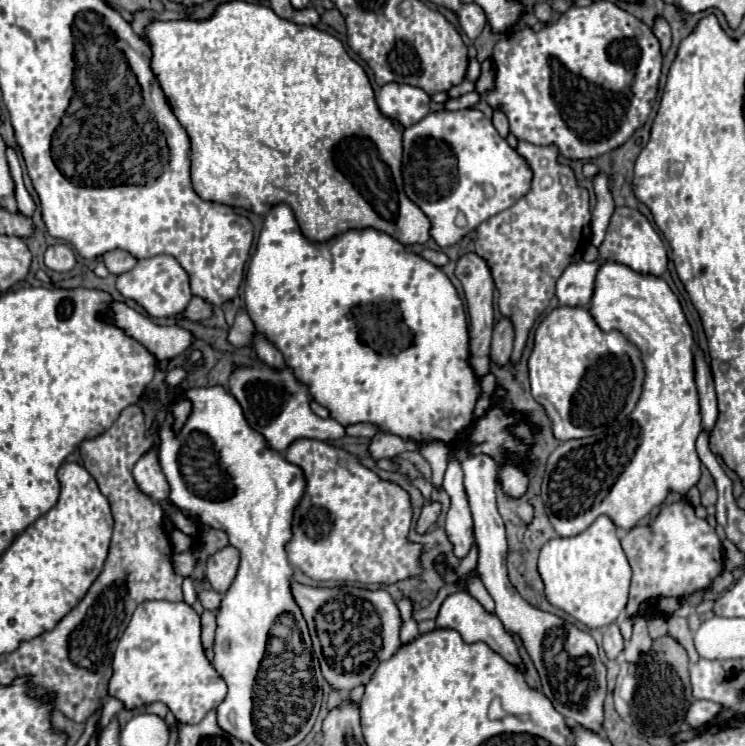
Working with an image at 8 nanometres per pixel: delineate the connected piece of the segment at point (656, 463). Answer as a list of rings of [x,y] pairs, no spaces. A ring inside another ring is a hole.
[[[604,262],[596,274],[588,312],[600,330],[618,330],[640,350],[646,376],[642,396],[620,432],[566,440],[550,454],[542,502],[562,538],[584,532],[600,514],[606,514],[618,528],[630,530],[670,492],[686,494],[700,480],[696,438],[702,426],[694,382],[694,338],[676,294],[662,278],[638,274],[618,262]]]

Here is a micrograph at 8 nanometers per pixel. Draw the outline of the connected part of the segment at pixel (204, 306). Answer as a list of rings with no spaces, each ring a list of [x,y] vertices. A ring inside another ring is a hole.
[[[194,296],[188,304],[188,308],[184,310],[184,316],[188,320],[194,320],[194,322],[200,322],[200,320],[206,320],[206,318],[212,318],[214,314],[214,306],[210,302],[206,302],[204,298],[198,298]]]

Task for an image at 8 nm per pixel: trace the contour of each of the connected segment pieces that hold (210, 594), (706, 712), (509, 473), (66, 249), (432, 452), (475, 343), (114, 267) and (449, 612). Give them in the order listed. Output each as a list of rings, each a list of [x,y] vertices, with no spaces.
[[[204,590],[204,592],[200,592],[200,602],[202,602],[202,606],[204,606],[206,610],[216,612],[216,610],[220,608],[220,600],[222,600],[222,594],[218,594],[218,592],[214,592],[214,590]]]
[[[694,700],[686,712],[686,722],[690,728],[702,728],[716,716],[716,704],[710,700]]]
[[[512,464],[498,470],[498,480],[500,480],[504,492],[512,498],[522,496],[526,492],[526,486],[528,486],[528,478],[524,476],[524,472],[520,472],[520,468],[512,466]]]
[[[54,244],[54,246],[48,246],[48,250],[44,254],[44,264],[56,272],[70,272],[76,264],[76,258],[74,258],[74,252],[70,246]]]
[[[440,440],[424,442],[422,448],[420,448],[420,454],[432,466],[432,484],[434,486],[442,484],[442,476],[446,472],[446,464],[448,464],[448,452],[450,452],[450,446],[444,444],[444,442],[440,442]]]
[[[464,254],[456,262],[456,278],[464,286],[466,294],[466,304],[468,304],[468,314],[470,314],[470,358],[468,364],[474,370],[476,378],[482,380],[490,372],[490,338],[492,338],[492,328],[494,328],[494,316],[492,316],[492,298],[494,298],[494,282],[488,264],[472,254]]]
[[[112,250],[108,254],[102,256],[106,268],[112,272],[112,274],[124,274],[128,270],[132,270],[136,266],[136,258],[130,254],[130,252],[124,252],[124,250]]]
[[[456,592],[456,594],[452,594],[450,598],[446,598],[444,600],[444,604],[442,604],[442,608],[440,608],[440,614],[438,614],[438,618],[436,618],[436,626],[438,628],[452,628],[452,630],[456,630],[456,632],[460,632],[460,636],[466,640],[466,642],[486,642],[494,652],[498,652],[504,660],[508,660],[512,666],[516,666],[520,672],[526,672],[526,668],[524,668],[524,662],[522,662],[522,658],[520,658],[520,654],[518,654],[518,648],[516,648],[516,642],[512,640],[512,636],[506,632],[506,628],[500,624],[500,620],[498,620],[498,616],[496,614],[490,614],[490,612],[486,612],[482,606],[480,606],[480,602],[476,600],[476,598],[472,598],[470,594],[466,594],[466,592]]]

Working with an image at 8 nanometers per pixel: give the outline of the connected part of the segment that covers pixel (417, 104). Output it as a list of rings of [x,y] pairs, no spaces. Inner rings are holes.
[[[390,82],[382,86],[376,102],[386,118],[400,122],[404,128],[416,124],[430,112],[430,96],[422,88],[414,88],[408,84]]]

